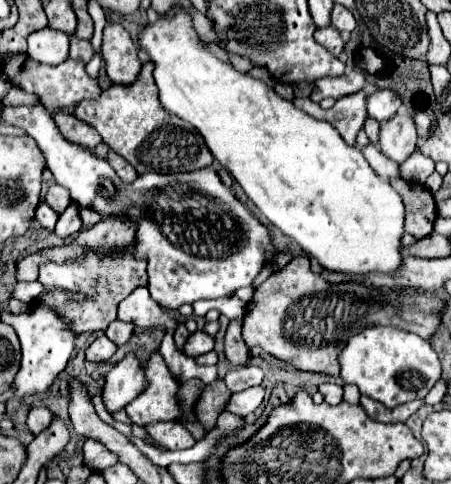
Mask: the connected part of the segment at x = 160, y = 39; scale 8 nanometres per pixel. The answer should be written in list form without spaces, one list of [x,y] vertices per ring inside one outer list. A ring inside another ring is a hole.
[[[178,11],[174,17],[158,19],[140,33],[140,47],[148,51],[154,67],[154,79],[160,89],[162,107],[180,119],[196,125],[212,155],[230,171],[242,185],[250,201],[276,225],[286,237],[294,239],[308,251],[324,269],[368,275],[394,273],[402,265],[402,235],[404,235],[404,203],[388,179],[382,179],[364,159],[358,147],[342,141],[338,129],[328,121],[316,121],[296,109],[266,87],[262,81],[238,73],[232,65],[222,63],[208,53],[192,27],[188,11]]]

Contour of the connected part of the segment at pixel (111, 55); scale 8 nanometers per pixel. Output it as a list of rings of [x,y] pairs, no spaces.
[[[108,23],[104,27],[102,57],[106,61],[106,73],[112,83],[128,85],[140,73],[142,63],[138,59],[138,47],[122,25]]]

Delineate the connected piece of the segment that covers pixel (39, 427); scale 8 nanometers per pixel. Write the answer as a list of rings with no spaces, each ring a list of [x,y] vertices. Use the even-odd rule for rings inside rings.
[[[34,407],[30,413],[28,413],[28,429],[32,431],[32,435],[38,435],[42,433],[50,421],[52,421],[52,413],[46,409],[46,407]]]

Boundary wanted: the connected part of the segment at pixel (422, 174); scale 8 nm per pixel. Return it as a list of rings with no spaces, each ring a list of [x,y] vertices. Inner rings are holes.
[[[414,153],[406,163],[400,165],[402,179],[414,181],[414,183],[424,183],[430,173],[434,173],[434,161],[422,153]]]

